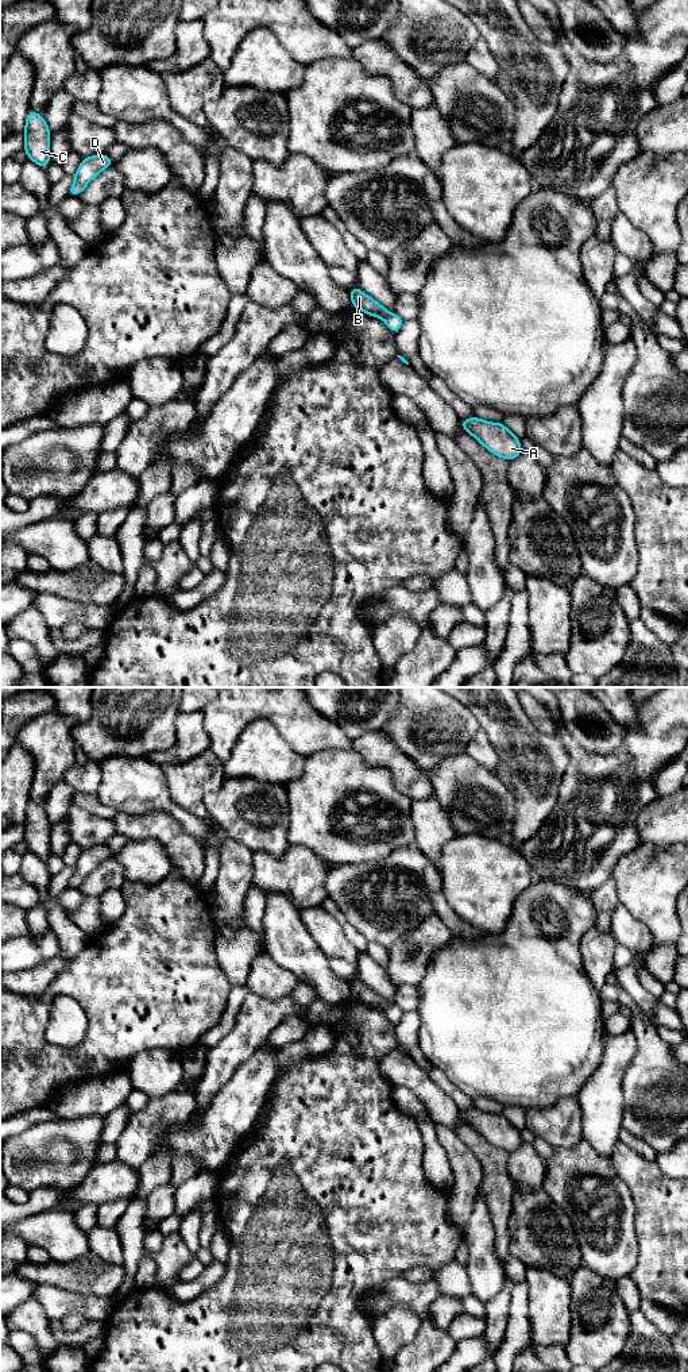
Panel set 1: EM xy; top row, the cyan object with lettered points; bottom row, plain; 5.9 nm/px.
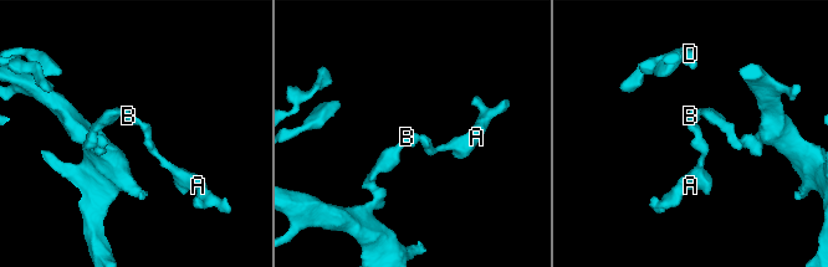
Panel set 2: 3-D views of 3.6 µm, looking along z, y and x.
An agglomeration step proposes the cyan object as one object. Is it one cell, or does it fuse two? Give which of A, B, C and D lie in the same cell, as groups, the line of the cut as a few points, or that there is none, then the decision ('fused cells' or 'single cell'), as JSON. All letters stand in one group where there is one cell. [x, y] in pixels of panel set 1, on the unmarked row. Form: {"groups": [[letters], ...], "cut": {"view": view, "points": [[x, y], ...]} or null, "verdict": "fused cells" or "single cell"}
{"groups": [["A", "B", "C", "D"]], "cut": null, "verdict": "single cell"}

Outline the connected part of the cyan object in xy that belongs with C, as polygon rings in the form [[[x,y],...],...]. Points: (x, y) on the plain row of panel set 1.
[[[28,802],[26,808],[24,839],[28,851],[34,852],[43,862],[50,855],[50,829],[51,824],[43,806]]]

